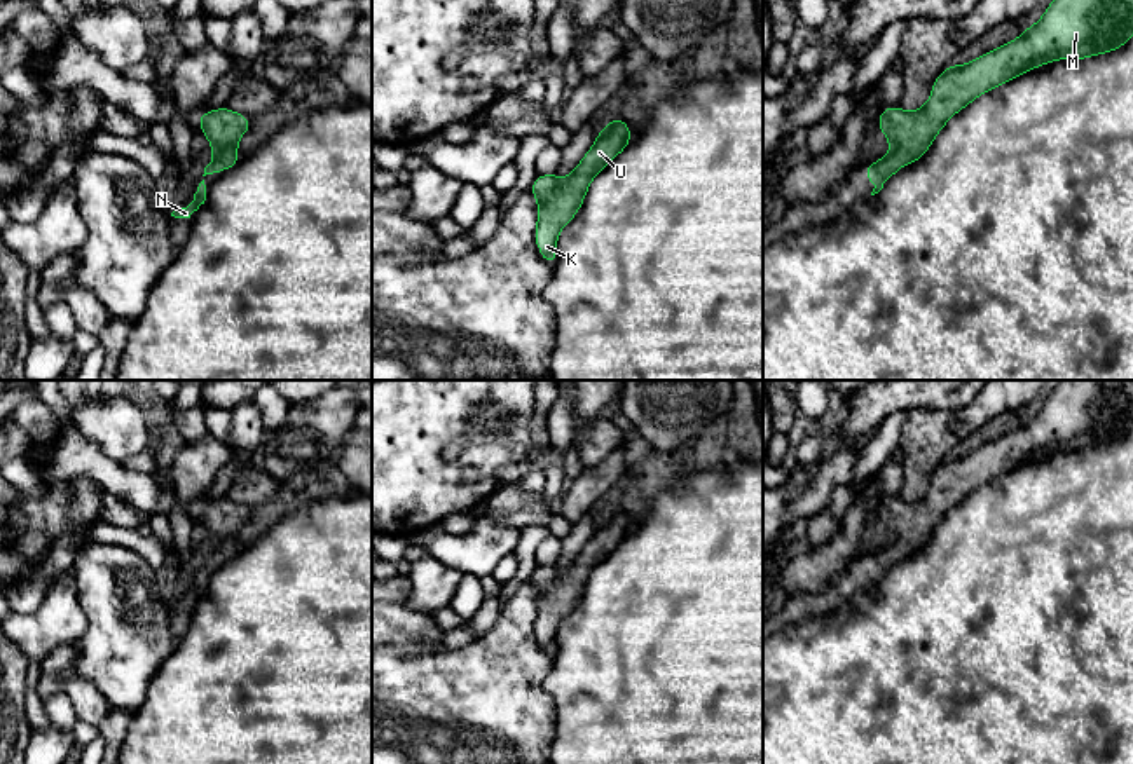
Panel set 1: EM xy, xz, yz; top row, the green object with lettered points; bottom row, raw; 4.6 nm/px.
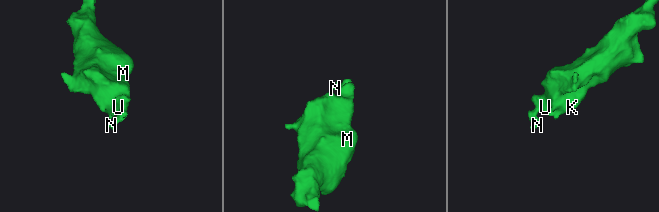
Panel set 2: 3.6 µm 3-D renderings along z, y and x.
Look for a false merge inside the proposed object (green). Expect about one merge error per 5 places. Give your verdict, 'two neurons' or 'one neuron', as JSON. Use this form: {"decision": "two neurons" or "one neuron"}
{"decision": "one neuron"}

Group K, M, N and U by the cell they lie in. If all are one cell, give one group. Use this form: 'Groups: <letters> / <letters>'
Groups: K M N U

